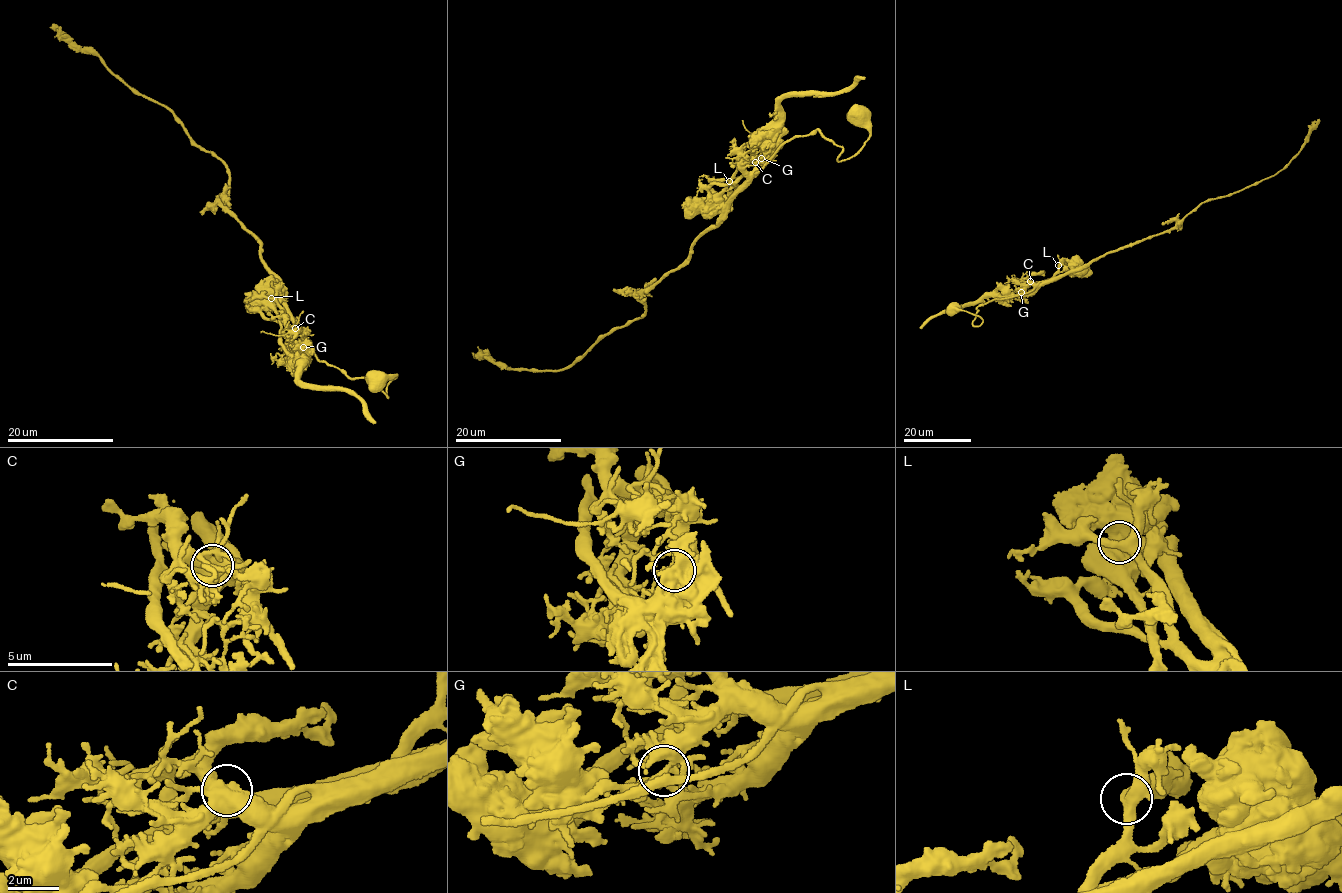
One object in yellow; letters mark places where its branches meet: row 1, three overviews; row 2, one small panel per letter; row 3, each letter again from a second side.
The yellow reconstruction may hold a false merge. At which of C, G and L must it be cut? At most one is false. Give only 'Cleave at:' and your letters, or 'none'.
Cleave at: G

